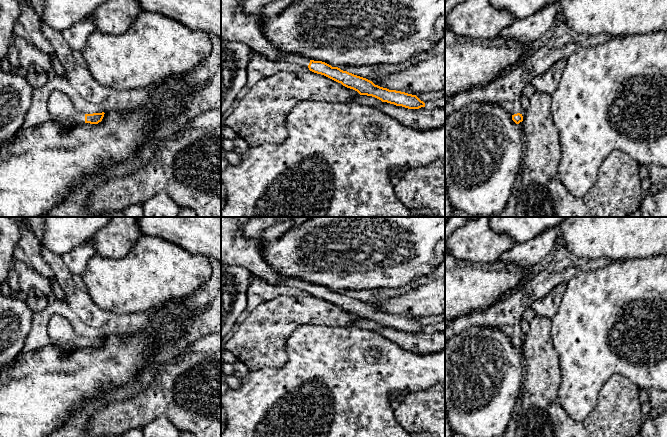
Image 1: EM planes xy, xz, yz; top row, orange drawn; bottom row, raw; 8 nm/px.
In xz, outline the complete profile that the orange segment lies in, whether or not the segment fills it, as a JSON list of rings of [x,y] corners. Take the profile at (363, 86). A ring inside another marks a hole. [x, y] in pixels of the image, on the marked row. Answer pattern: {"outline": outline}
{"outline": [[[221,0],[221,42],[223,41],[243,42],[251,47],[254,53],[259,53],[276,63],[308,67],[310,71],[341,83],[345,87],[357,91],[360,95],[372,96],[382,102],[408,109],[425,107],[425,103],[416,95],[380,87],[366,78],[343,71],[338,67],[332,67],[322,61],[314,61],[278,51],[264,37],[261,26],[256,22],[256,17],[243,13],[242,0]]]}

